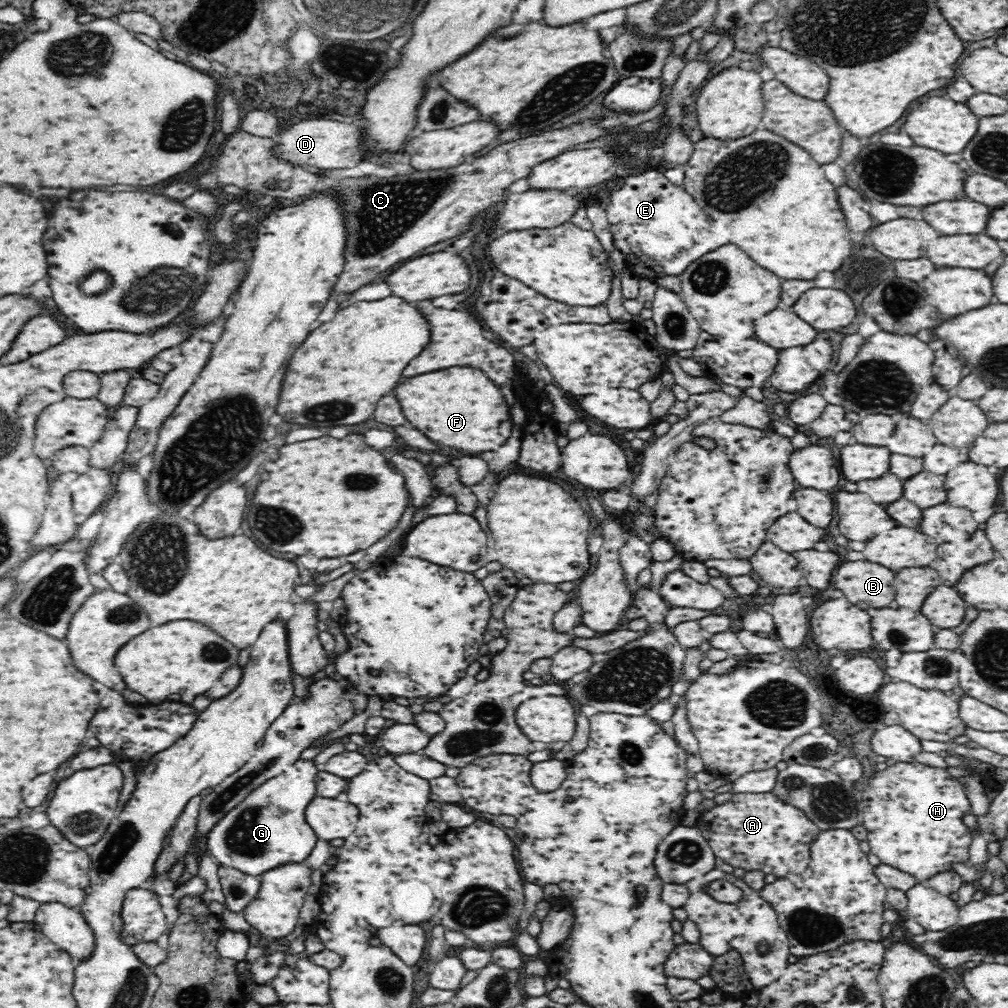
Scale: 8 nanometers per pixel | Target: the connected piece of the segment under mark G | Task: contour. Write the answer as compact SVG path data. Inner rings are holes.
M296 761L282 774L252 790L237 808L216 822L205 837L206 853L224 867L249 876L261 876L287 863L302 863L312 852L317 837L305 818L306 808L317 797L316 774L320 767L312 761Z

